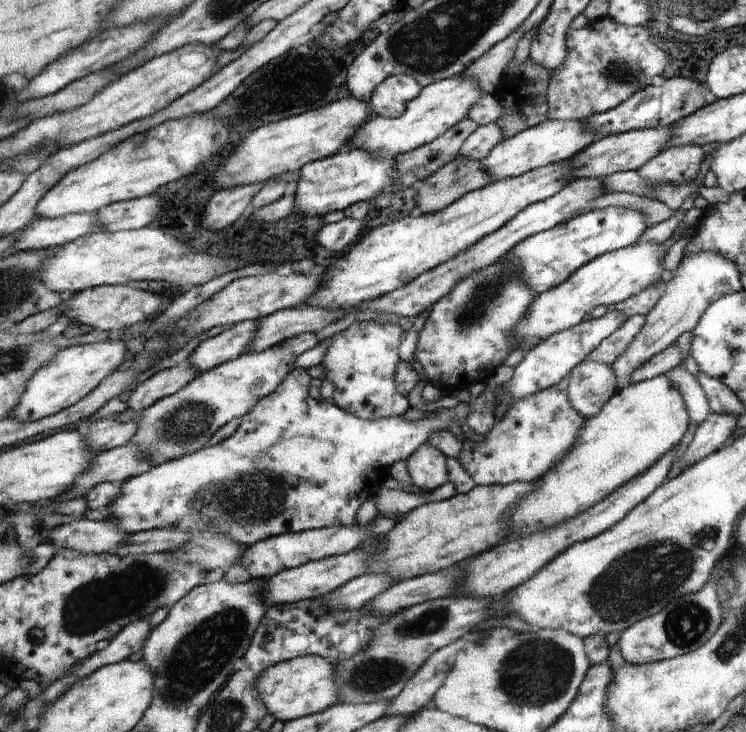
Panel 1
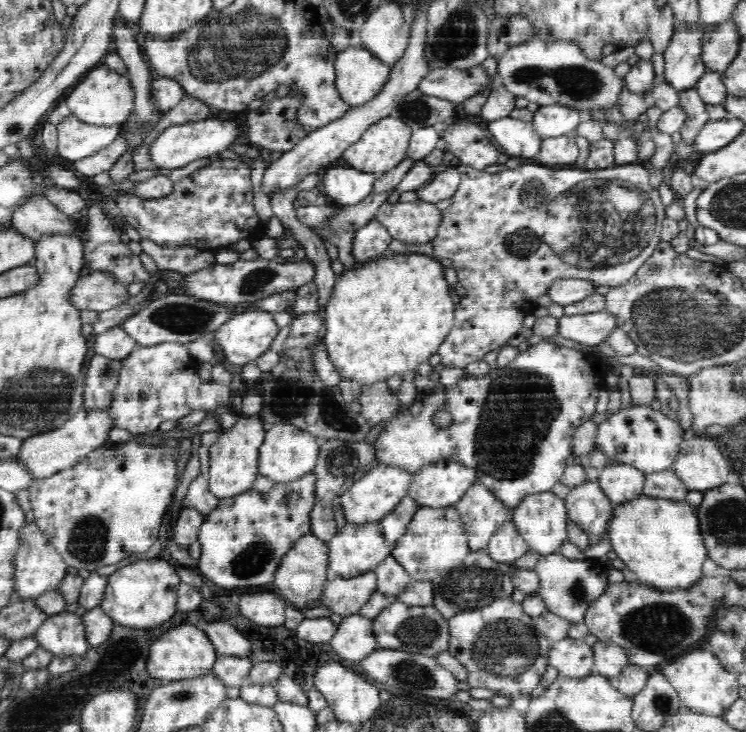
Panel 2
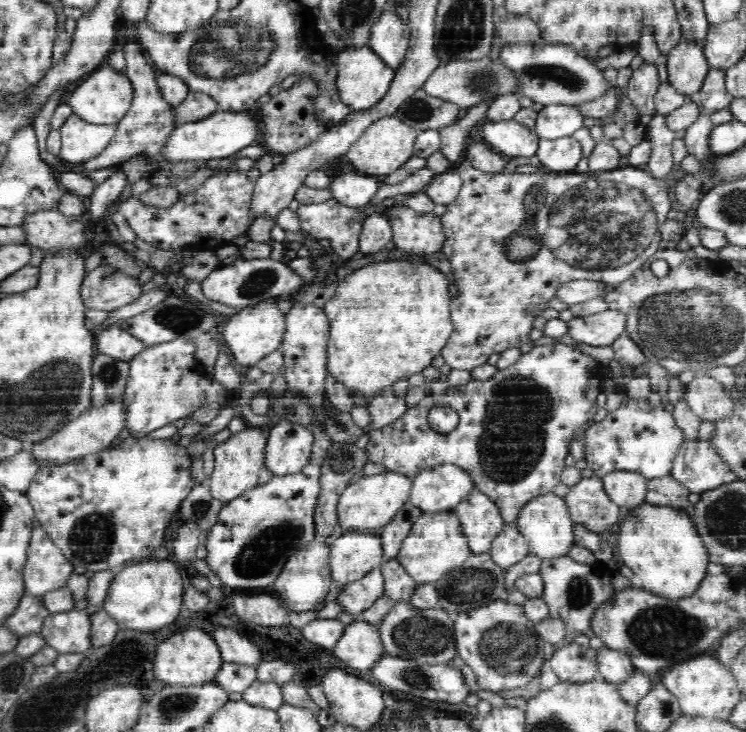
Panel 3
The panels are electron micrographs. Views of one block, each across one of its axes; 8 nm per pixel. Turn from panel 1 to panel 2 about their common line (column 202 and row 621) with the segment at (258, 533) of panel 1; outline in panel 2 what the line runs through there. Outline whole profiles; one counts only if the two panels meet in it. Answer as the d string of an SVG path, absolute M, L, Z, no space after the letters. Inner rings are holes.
M498 597L488 606L471 611L460 611L449 620L450 642L449 655L460 660L460 663L468 669L467 687L488 688L497 691L499 695L505 695L510 700L529 695L534 697L541 689L540 682L546 671L547 659L554 642L540 635L534 628L534 618L528 616L523 609L523 604L512 601L511 598Z

